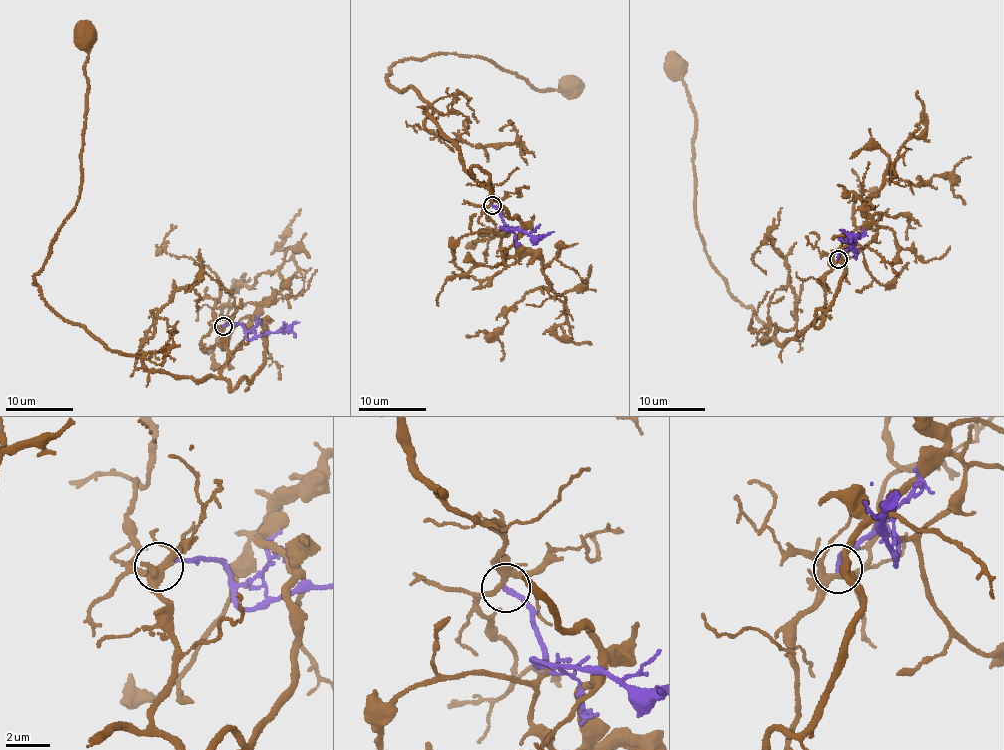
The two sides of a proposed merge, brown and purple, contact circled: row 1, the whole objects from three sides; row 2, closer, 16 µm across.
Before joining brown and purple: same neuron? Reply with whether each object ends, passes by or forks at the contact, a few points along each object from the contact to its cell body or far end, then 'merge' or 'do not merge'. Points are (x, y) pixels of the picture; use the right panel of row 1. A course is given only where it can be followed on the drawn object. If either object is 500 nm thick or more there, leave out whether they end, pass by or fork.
brown forks | purple ends | brown via (838, 259), (819, 318), (764, 344), (769, 327), (730, 292), (696, 219), (695, 112), (673, 69) | purple via (838, 259), (841, 253), (853, 247), (856, 249), (850, 249), (851, 236), (839, 230) | do not merge

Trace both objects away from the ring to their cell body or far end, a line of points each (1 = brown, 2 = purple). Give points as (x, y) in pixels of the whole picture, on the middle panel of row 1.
1: (492, 205), (428, 102), (394, 88), (389, 67), (437, 53), (482, 58), (541, 91), (570, 83)
2: (492, 205), (499, 211), (508, 231), (518, 228), (536, 237), (554, 231)

